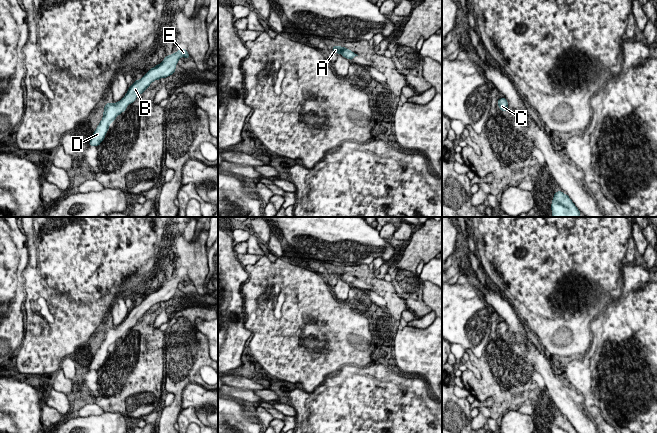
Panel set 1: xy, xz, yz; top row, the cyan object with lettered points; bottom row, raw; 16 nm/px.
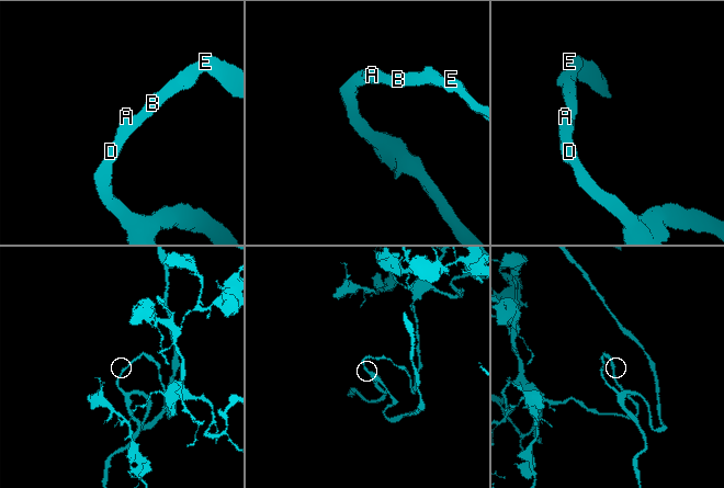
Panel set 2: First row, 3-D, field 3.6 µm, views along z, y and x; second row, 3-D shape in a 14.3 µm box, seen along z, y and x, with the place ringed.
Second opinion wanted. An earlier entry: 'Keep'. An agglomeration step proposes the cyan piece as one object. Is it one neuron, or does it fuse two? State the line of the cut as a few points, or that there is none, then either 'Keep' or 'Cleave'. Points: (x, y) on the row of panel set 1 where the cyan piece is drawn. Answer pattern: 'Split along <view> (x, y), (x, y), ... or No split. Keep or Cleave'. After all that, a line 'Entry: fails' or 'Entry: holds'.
No split. Keep
Entry: holds

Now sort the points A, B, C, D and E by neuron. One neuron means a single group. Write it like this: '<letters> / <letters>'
A B C D E

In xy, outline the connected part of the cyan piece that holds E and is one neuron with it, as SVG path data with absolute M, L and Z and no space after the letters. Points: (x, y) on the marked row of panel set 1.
M184 48L171 55L167 55L160 64L152 67L140 80L135 80L120 101L117 103L106 103L102 120L94 131L89 146L98 147L100 145L105 138L110 124L118 115L126 110L129 104L135 102L137 96L142 94L152 82L161 78L166 78L175 73L176 65L181 57L190 57Z

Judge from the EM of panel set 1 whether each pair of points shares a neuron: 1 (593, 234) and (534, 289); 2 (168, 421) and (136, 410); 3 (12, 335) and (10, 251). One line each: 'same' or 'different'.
1: same
2: different
3: same

